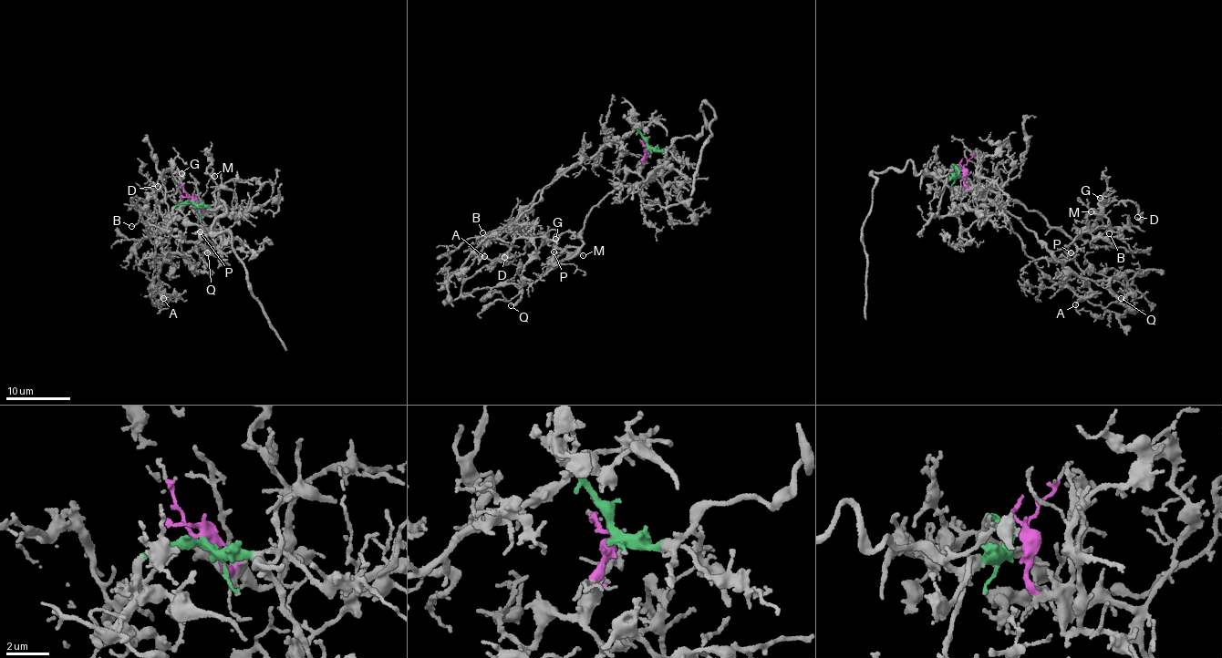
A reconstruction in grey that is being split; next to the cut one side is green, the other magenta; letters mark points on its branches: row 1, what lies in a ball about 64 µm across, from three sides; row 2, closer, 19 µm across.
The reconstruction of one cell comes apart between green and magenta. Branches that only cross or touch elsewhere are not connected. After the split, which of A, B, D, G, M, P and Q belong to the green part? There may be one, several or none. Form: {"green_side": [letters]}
{"green_side": ["A", "B", "D", "G"]}

